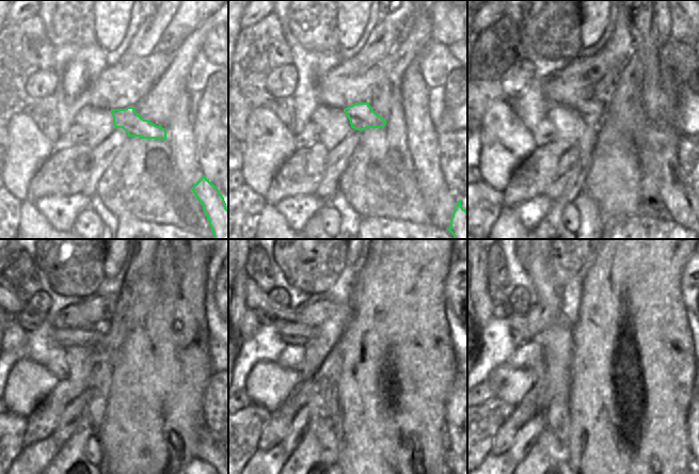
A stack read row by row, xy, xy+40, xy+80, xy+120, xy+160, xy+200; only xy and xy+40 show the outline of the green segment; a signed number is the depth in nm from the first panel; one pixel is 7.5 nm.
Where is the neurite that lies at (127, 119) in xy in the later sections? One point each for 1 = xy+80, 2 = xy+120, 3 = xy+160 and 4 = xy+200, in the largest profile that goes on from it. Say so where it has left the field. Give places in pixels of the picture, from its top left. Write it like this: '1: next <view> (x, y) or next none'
1: next xy+80 (592, 111)
2: next xy+120 (64, 337)
3: next xy+160 (292, 332)
4: next xy+200 (514, 320)

